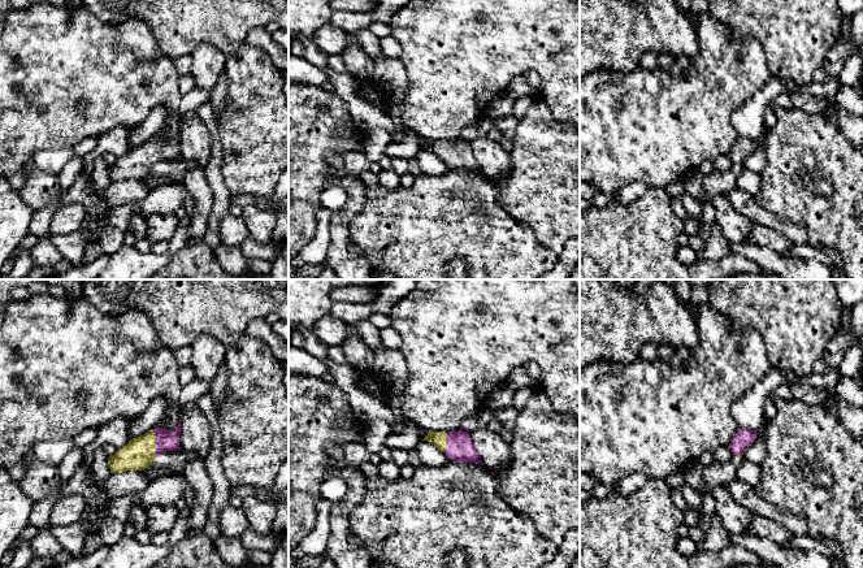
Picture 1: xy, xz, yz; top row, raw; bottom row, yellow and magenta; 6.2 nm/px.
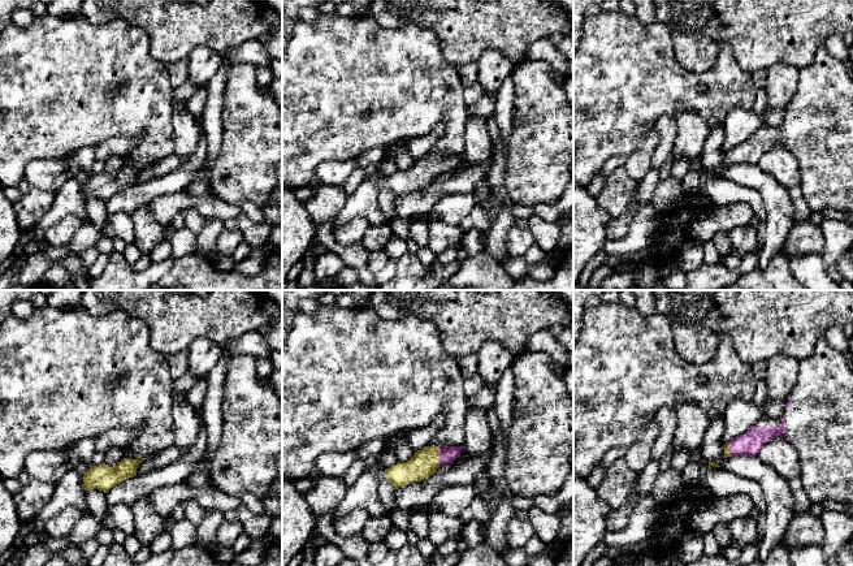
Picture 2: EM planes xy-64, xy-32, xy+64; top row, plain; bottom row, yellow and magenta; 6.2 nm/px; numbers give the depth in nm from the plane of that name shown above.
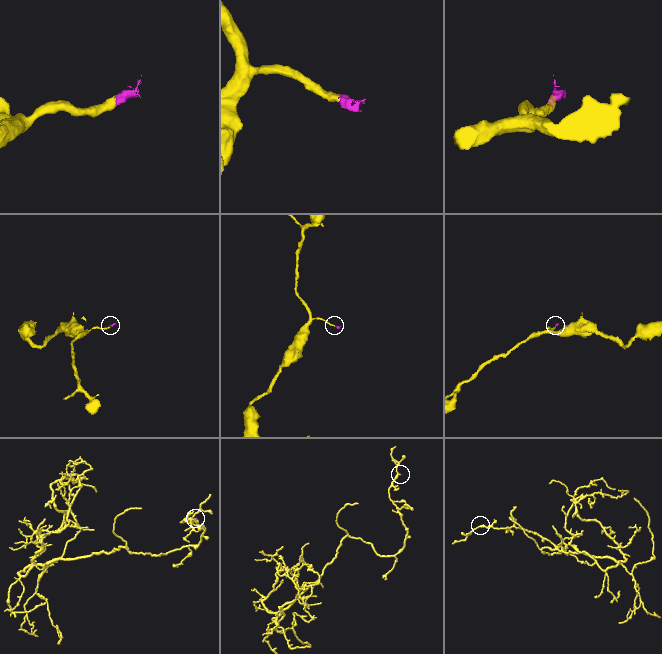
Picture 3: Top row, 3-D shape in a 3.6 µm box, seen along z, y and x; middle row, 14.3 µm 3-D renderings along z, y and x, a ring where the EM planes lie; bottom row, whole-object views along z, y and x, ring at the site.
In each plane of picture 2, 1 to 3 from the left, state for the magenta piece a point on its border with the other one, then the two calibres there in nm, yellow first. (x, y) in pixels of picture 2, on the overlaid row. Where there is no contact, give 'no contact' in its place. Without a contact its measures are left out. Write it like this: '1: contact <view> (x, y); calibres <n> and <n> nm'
1: no contact
2: contact xy-32 (438, 457); calibres 170 and 100 nm
3: contact xy+64 (730, 449); calibres 50 and 140 nm

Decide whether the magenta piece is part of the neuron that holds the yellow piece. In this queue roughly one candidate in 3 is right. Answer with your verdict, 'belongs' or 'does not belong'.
belongs

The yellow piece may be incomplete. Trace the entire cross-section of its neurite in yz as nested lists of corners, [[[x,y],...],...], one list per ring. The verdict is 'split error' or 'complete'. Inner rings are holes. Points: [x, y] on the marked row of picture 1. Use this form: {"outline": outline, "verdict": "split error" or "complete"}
{"outline": [[[738,428],[737,433],[733,435],[729,448],[733,452],[733,456],[738,460],[742,459],[743,451],[756,439],[756,430]]], "verdict": "split error"}

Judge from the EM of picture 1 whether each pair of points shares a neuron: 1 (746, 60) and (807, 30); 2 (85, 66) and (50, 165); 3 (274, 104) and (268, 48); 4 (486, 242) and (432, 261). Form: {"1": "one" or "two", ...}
{"1": "two", "2": "two", "3": "two", "4": "one"}

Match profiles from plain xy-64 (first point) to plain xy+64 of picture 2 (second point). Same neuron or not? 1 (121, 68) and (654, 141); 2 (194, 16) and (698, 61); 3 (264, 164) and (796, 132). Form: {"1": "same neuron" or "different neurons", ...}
{"1": "different neurons", "2": "same neuron", "3": "same neuron"}

